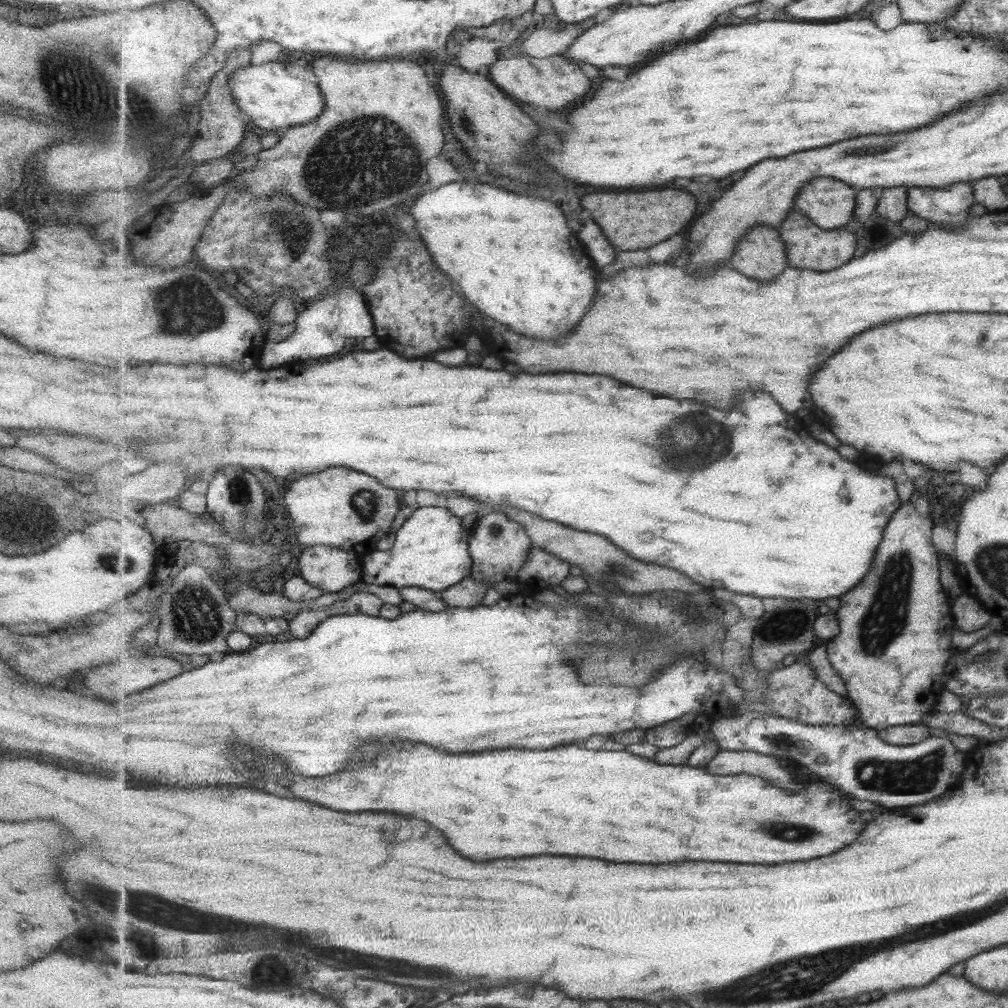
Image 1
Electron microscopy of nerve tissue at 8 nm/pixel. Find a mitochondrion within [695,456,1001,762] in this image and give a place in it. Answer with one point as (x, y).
(885, 619)

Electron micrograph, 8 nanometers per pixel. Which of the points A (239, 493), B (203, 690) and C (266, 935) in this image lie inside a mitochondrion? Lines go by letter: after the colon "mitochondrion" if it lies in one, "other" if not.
A: mitochondrion
B: other
C: mitochondrion

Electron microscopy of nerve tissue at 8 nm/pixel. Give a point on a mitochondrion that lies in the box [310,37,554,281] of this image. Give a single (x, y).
(467, 130)

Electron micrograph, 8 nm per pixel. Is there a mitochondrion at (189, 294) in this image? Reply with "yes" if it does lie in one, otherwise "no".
yes

